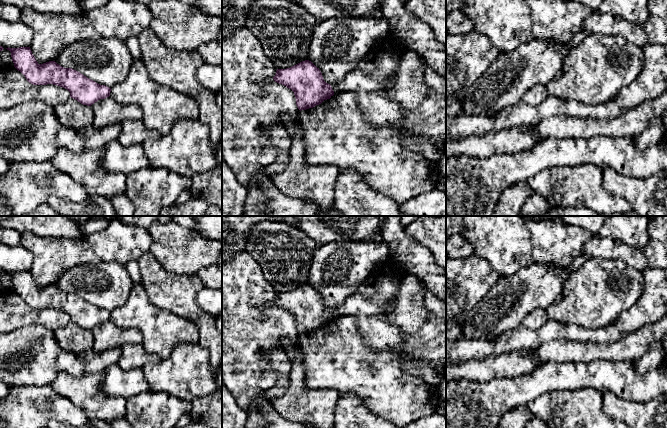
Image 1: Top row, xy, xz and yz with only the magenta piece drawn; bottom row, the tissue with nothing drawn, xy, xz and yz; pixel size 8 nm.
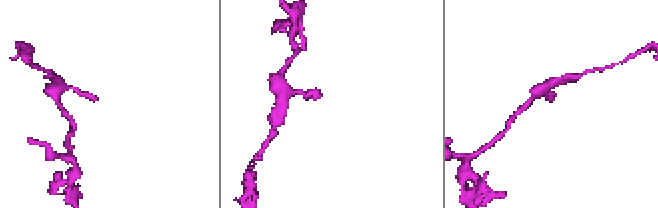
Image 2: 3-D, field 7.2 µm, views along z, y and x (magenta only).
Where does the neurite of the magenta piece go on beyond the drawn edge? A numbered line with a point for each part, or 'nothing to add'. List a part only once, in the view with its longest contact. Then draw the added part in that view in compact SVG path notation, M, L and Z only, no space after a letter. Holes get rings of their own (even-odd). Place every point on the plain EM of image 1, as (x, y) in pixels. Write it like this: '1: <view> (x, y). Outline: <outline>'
nothing to add

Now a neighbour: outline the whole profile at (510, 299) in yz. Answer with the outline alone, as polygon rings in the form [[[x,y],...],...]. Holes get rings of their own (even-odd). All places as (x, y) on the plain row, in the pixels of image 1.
[[[536,263],[509,277],[501,276],[463,323],[461,337],[494,340],[505,331],[522,326],[524,317],[537,308],[547,309],[560,295],[571,271],[552,263]]]

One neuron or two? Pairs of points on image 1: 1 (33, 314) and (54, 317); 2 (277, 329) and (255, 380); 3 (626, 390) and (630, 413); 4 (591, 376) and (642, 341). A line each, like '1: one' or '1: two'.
1: one
2: one
3: two
4: two

